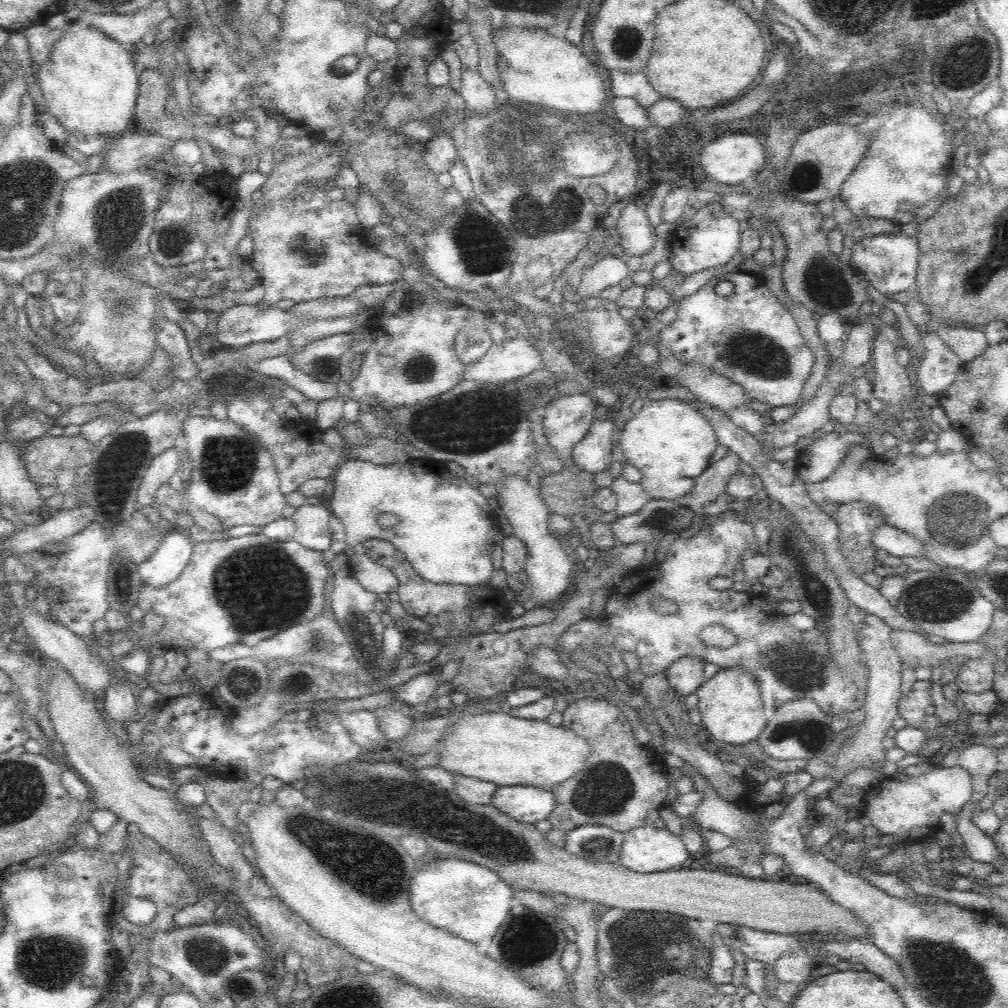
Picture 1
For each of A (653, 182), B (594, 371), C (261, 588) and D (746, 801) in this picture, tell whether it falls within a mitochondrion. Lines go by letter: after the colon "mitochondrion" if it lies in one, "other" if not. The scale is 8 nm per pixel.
A: other
B: other
C: mitochondrion
D: other

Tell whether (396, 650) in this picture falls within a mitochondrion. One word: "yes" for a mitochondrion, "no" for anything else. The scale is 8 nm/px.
no

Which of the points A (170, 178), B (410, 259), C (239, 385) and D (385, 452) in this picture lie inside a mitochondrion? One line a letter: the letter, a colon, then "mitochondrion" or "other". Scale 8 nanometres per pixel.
A: other
B: other
C: other
D: other

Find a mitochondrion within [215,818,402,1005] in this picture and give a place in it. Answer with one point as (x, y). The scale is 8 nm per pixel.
(375, 891)

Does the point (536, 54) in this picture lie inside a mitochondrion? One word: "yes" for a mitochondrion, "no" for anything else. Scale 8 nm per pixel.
no

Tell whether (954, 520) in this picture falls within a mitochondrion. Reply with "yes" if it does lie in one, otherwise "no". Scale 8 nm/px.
yes

